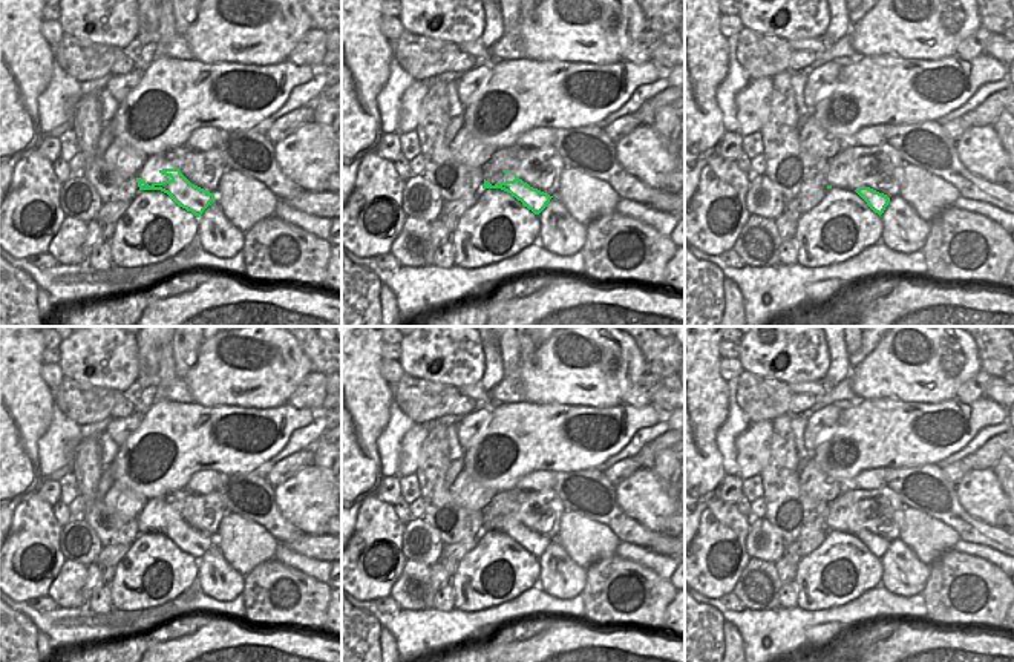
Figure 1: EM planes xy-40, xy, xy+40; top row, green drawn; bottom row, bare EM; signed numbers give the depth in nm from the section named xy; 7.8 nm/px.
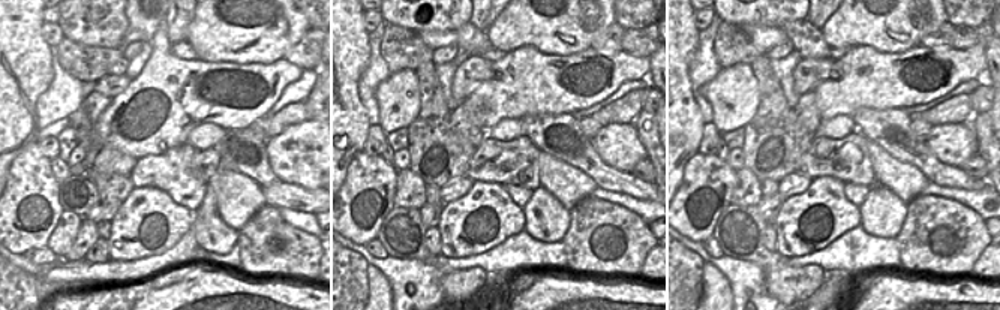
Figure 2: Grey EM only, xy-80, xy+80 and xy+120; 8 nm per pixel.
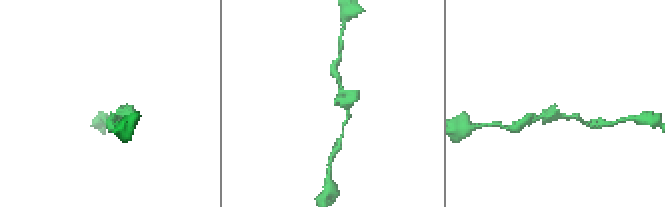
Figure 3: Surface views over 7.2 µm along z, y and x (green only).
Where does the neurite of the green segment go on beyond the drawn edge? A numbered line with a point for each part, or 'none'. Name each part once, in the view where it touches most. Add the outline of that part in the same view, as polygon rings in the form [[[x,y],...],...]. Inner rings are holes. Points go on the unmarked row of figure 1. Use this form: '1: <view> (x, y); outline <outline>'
none

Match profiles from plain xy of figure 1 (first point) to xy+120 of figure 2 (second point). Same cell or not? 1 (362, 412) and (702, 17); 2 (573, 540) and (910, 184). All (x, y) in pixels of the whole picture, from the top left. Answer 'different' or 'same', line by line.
1: different
2: same

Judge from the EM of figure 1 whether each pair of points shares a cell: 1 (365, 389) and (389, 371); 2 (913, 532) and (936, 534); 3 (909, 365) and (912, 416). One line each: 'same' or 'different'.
1: different
2: same
3: different

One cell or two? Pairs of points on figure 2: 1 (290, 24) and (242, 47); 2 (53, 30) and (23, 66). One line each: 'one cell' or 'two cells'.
1: one cell
2: two cells

